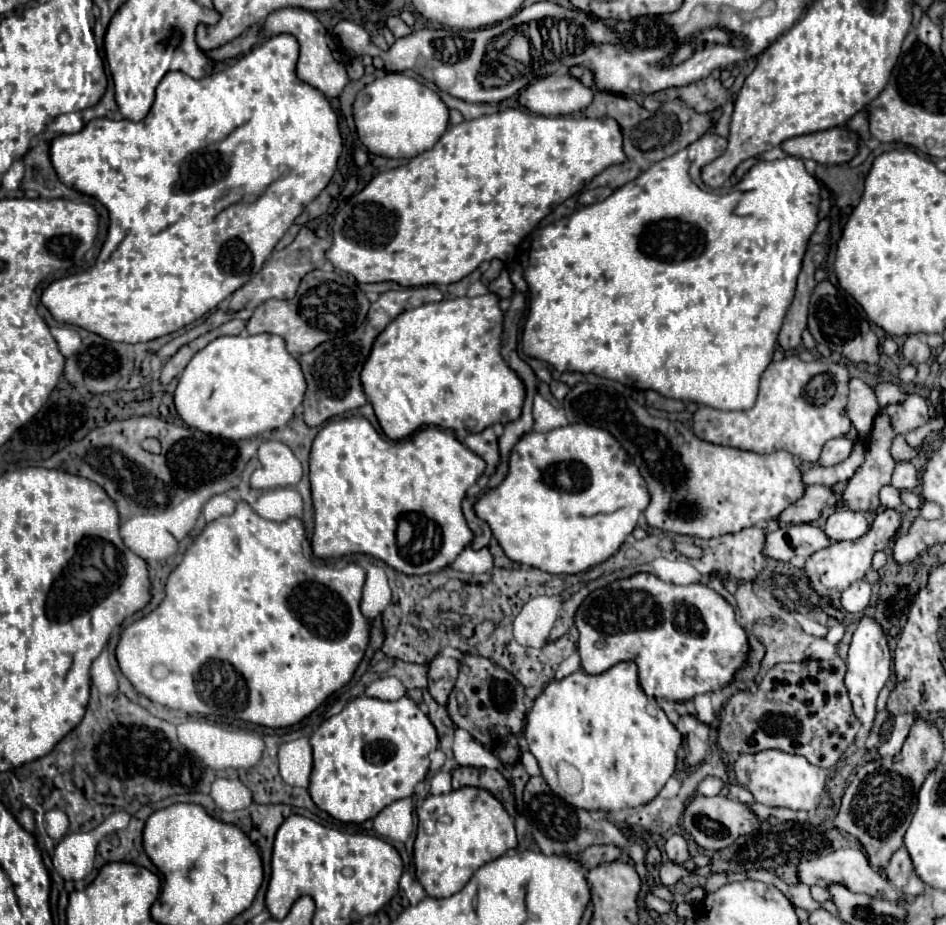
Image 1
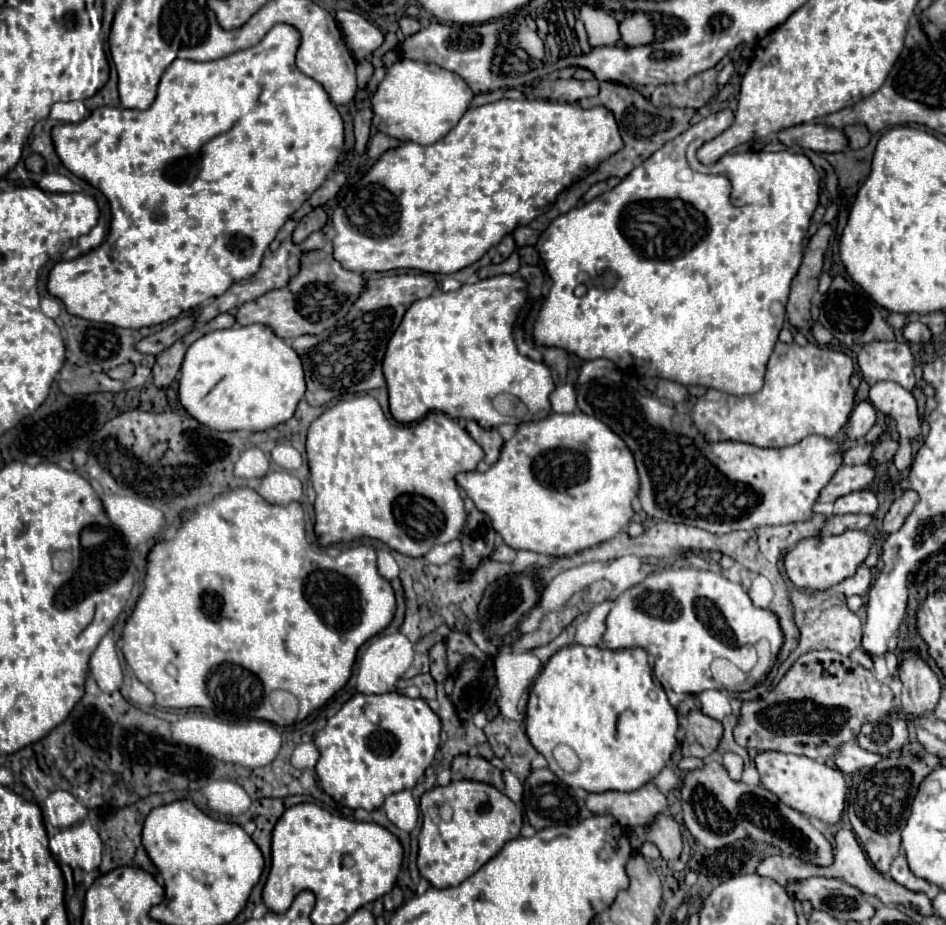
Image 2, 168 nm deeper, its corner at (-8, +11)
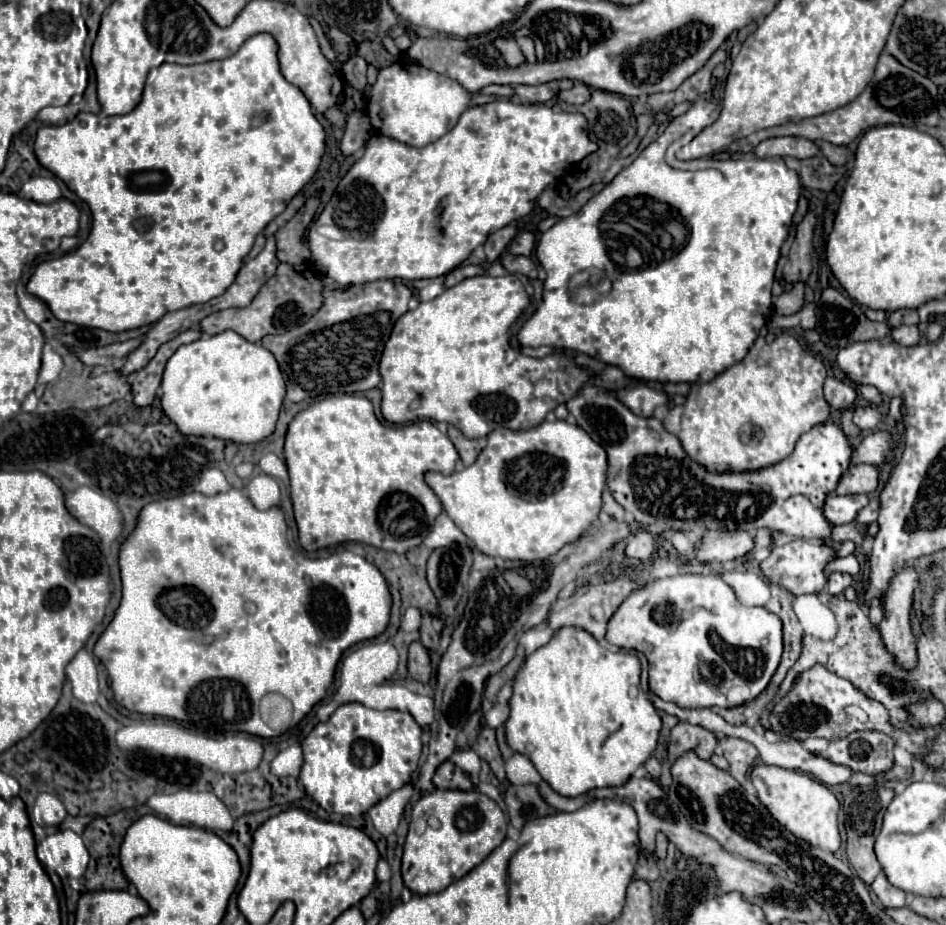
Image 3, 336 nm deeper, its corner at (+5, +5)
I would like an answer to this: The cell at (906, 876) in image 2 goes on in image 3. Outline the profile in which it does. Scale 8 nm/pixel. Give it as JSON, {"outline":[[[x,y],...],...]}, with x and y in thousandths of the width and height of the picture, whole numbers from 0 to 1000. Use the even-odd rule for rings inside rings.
{"outline":[[[930,944],[926,948],[926,952],[920,957],[922,963],[926,965],[926,970],[930,972],[930,976],[934,981],[956,981],[958,978],[958,965],[949,959],[945,959],[934,944]]]}

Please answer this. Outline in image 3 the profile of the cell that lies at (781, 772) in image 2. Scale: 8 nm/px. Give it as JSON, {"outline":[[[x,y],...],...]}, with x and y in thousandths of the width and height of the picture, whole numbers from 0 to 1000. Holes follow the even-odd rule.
{"outline":[[[799,827],[793,834],[795,849],[799,851],[799,859],[805,870],[814,877],[814,881],[837,898],[841,905],[854,909],[856,914],[884,920],[888,916],[888,901],[886,901],[886,875],[888,868],[882,857],[860,840],[848,834],[835,834],[820,827]]]}

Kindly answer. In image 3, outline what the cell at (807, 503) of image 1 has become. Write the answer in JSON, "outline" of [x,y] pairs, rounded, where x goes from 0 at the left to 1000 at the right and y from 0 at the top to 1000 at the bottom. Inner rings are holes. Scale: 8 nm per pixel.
{"outline":[[[903,503],[894,511],[890,511],[886,526],[879,535],[905,535],[905,533],[922,533],[928,526],[928,507],[926,503]]]}

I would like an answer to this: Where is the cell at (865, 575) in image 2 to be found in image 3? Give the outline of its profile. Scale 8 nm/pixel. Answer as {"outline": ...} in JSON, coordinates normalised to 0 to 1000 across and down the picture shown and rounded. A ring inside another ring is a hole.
{"outline":[[[879,619],[875,622],[875,641],[890,643],[901,632],[901,622],[896,619]]]}

